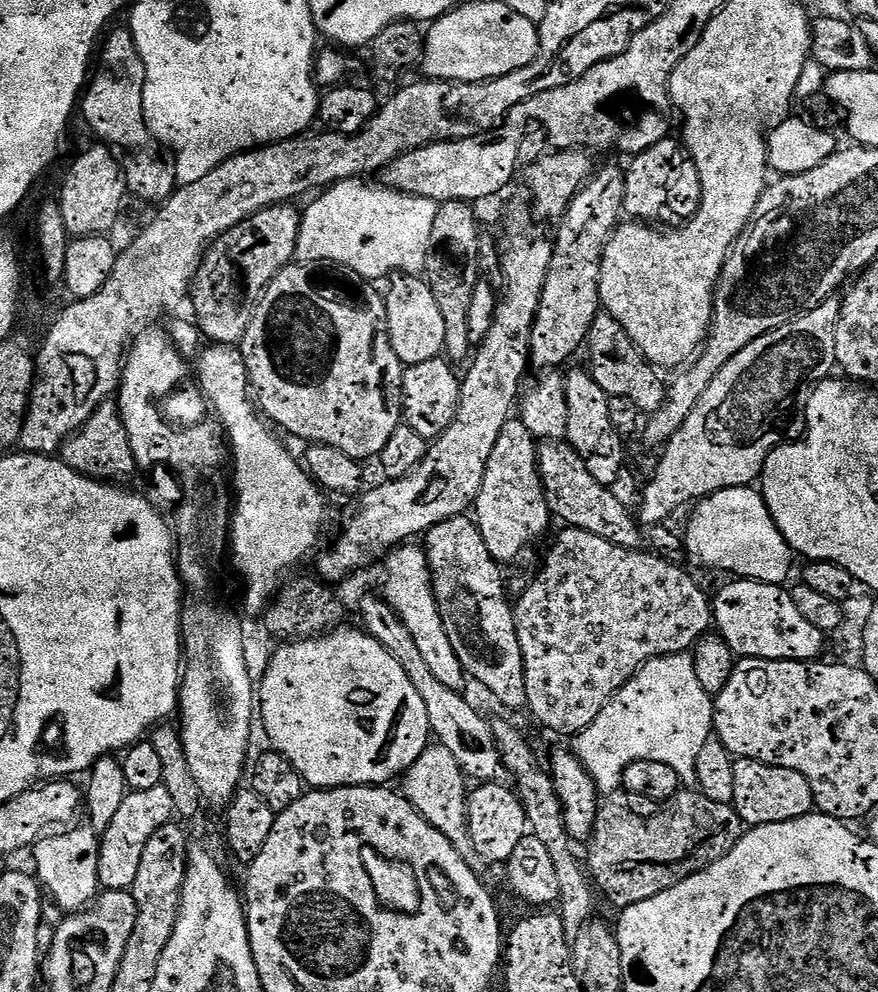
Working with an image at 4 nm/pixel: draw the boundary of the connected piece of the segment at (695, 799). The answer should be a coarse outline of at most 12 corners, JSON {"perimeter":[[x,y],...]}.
{"perimeter":[[681,790],[654,818],[601,807],[586,856],[617,909],[734,850],[731,804]]}

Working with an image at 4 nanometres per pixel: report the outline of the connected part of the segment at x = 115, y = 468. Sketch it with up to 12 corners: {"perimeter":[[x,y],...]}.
{"perimeter":[[102,401],[58,456],[117,486],[138,472],[119,403]]}

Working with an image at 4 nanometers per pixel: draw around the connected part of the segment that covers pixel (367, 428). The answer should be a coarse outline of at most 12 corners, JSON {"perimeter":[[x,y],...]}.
{"perimeter":[[299,262],[238,345],[259,411],[379,457],[404,419],[385,297]]}

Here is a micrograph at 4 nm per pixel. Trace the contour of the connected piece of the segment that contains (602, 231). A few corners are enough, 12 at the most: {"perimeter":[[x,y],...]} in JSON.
{"perimeter":[[604,168],[554,236],[528,355],[556,370],[601,315],[625,169]]}

